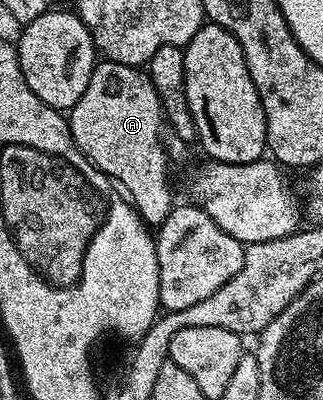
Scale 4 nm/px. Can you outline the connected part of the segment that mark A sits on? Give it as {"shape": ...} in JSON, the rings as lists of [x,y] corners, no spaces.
{"shape":[[[108,59],[96,63],[89,86],[85,86],[85,94],[81,94],[79,101],[69,110],[69,123],[71,137],[80,154],[115,181],[134,204],[143,223],[148,226],[162,224],[173,207],[171,182],[167,174],[169,159],[164,148],[165,117],[161,98],[146,71]]]}

